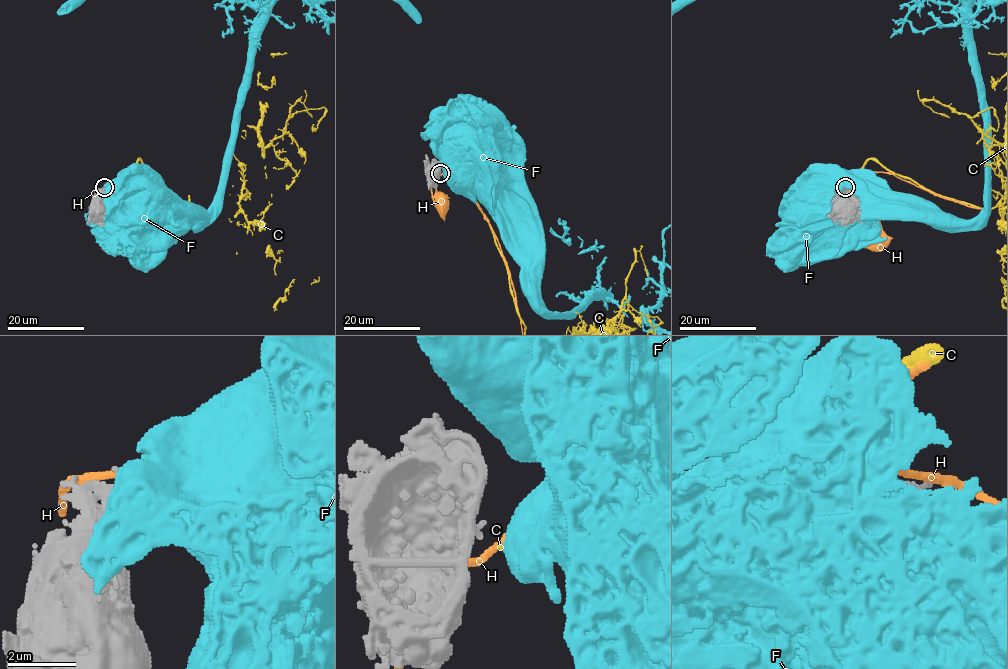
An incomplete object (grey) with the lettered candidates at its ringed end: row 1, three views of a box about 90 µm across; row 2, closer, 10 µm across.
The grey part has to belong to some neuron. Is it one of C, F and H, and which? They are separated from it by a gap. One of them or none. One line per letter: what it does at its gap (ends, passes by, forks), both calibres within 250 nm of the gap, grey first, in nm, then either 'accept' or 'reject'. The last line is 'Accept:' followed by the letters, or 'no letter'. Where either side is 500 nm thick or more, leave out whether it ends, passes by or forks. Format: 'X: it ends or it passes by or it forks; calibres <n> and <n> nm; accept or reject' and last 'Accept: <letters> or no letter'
C: it ends; calibres 220 and 300 nm; accept
F: calibres 220 and 850 nm; reject
H: it passes by; calibres 220 and 200 nm; reject
Accept: C

